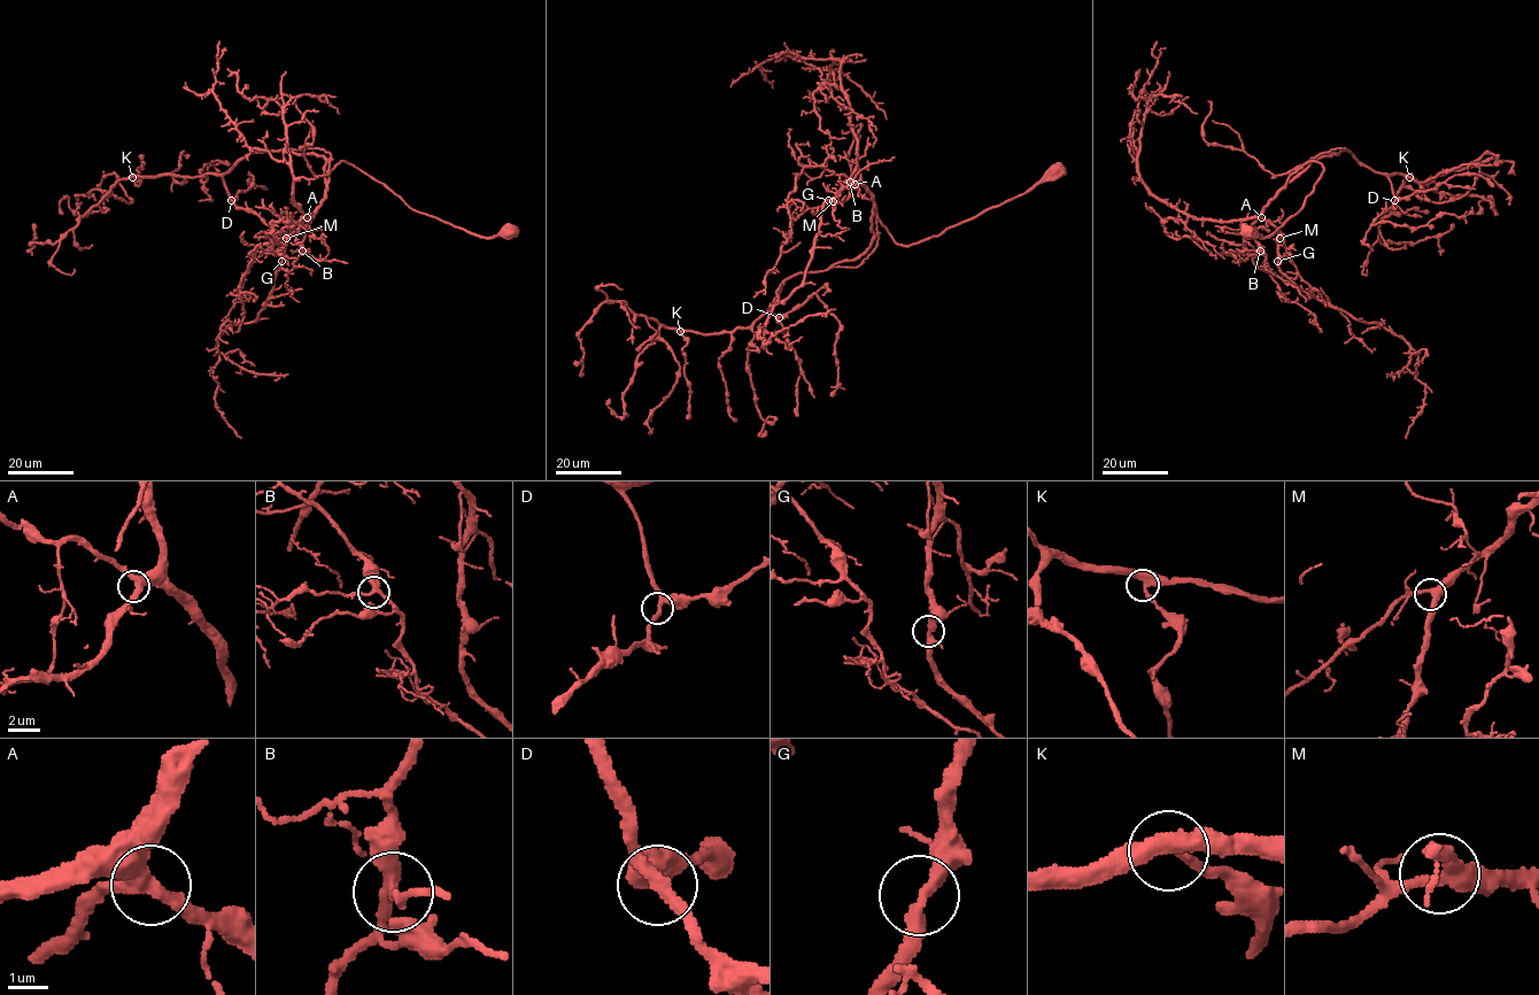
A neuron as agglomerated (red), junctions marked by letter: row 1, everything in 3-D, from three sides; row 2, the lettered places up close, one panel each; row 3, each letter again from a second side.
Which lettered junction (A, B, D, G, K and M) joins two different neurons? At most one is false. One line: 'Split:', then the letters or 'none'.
Split: none

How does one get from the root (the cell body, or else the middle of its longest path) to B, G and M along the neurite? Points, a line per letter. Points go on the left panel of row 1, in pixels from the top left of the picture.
B: (509, 234), (478, 236), (411, 208), (381, 183), (341, 161), (330, 171), (326, 198), (310, 222), (302, 251)
G: (509, 234), (478, 236), (411, 208), (381, 183), (341, 161), (330, 171), (326, 197), (287, 239), (281, 261)
M: (509, 234), (478, 236), (411, 208), (381, 183), (341, 161), (330, 171), (326, 197), (286, 238)

